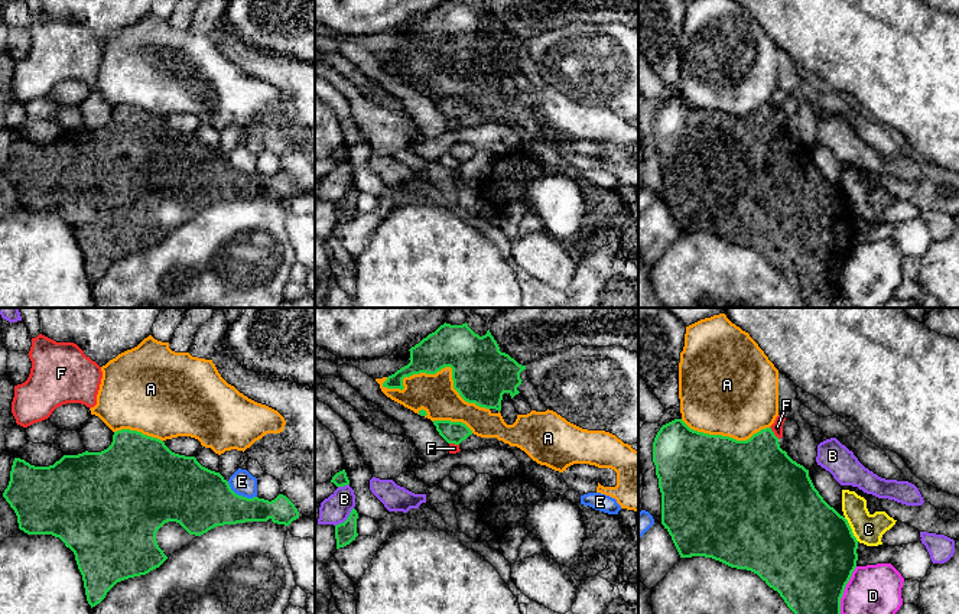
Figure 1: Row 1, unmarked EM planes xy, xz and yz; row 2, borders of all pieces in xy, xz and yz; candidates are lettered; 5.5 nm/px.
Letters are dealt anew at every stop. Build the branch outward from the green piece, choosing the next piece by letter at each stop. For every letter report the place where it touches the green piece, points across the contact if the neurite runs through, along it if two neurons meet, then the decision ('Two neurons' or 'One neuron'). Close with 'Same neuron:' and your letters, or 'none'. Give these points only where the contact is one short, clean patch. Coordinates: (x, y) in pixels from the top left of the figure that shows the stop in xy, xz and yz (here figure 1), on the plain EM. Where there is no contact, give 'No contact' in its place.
A: Touches green at xz (439, 46). Two neurons
B: Touches green at xz (347, 195). Two neurons
C: Touches green at yz (851, 205). Two neurons
D: Touches green at yz (844, 266). Two neurons
E: Touches green at xy (240, 172). Two neurons
F: Touches green at yz (773, 109). Boundary: yz (770, 103), (779, 114). Two neurons
Same neuron: none

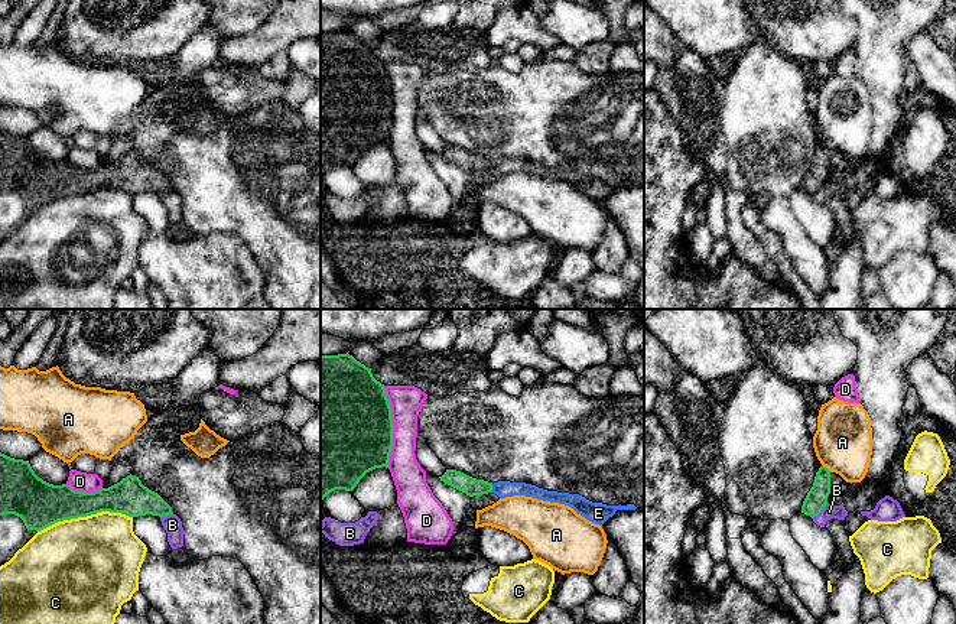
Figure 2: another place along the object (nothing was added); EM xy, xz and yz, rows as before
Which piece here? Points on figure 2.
A: Touches green at yz (825, 143). Two neurons
B: Touches green at yz (820, 187). Two neurons
C: Touches green at xy (84, 192). Two neurons
D: Touches green at xz (393, 103). Two neurons
E: Touches green at xz (491, 165). Path across: xz (458, 156), (471, 163), (491, 165), (503, 165). One neuron
Same neuron: E

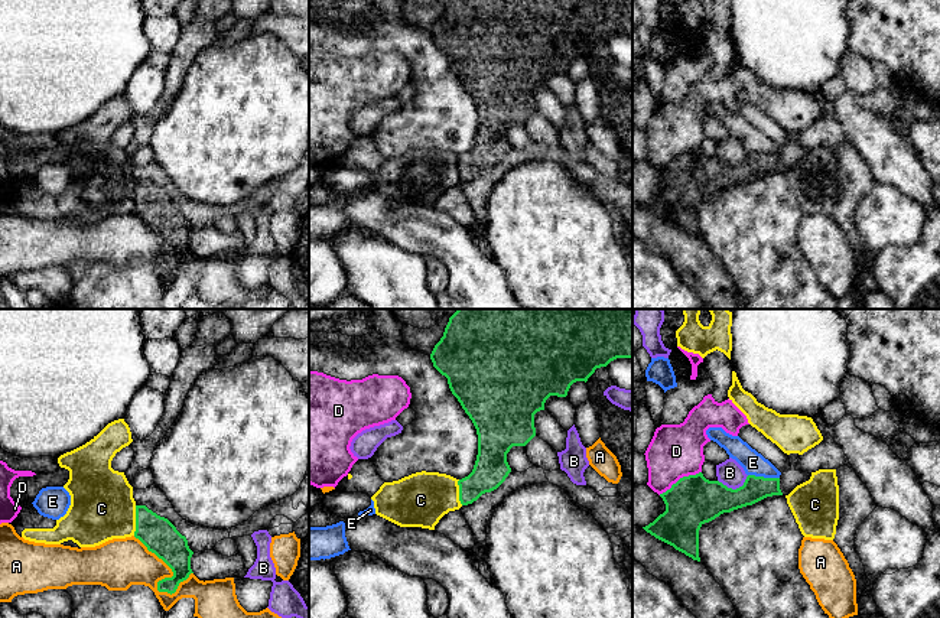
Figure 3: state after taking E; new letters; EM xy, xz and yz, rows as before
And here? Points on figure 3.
A: Touches green at xy (172, 247). Two neurons
B: Touches green at yz (734, 166). Two neurons
C: Touches green at xy (136, 197). Boundary: xy (136, 182), (136, 207), (133, 211). Two neurons
D: Touches green at yz (680, 155). Boundary: yz (701, 148), (680, 153), (659, 171). Two neurons
E: Touches green at yz (763, 153). Boundary: yz (748, 150), (779, 155). Two neurons
Same neuron: none

